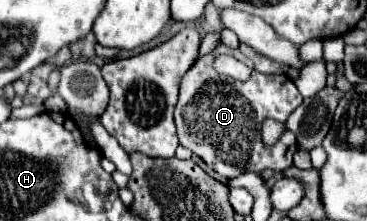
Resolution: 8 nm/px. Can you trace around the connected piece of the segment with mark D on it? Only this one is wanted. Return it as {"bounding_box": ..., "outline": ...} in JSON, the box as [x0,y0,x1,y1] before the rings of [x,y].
{"bounding_box":[175,43,303,179],"outline":[[[223,43],[215,47],[213,53],[201,57],[181,79],[179,99],[175,105],[175,125],[179,143],[187,149],[191,149],[197,157],[201,157],[207,167],[217,171],[219,175],[233,179],[239,177],[245,171],[261,173],[263,169],[283,171],[293,165],[293,153],[297,151],[295,135],[285,129],[281,133],[277,145],[267,147],[261,141],[261,125],[265,119],[275,119],[279,123],[287,123],[287,117],[291,111],[295,111],[303,97],[297,91],[295,83],[281,75],[261,75],[253,71],[249,81],[237,81],[225,75],[219,75],[213,69],[215,55],[229,53],[243,61],[247,67],[253,67],[251,59],[247,59],[239,49],[231,49]]]}

